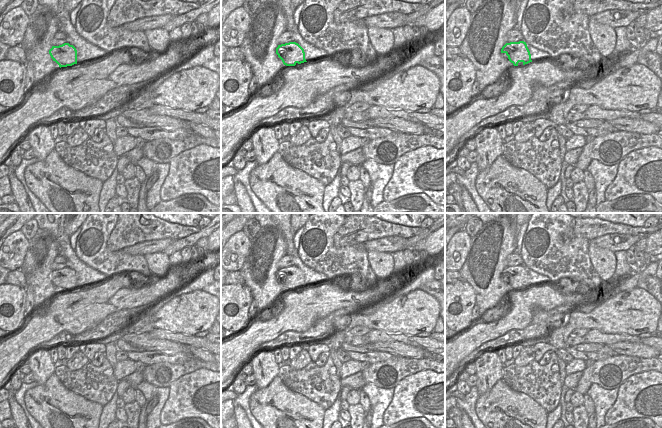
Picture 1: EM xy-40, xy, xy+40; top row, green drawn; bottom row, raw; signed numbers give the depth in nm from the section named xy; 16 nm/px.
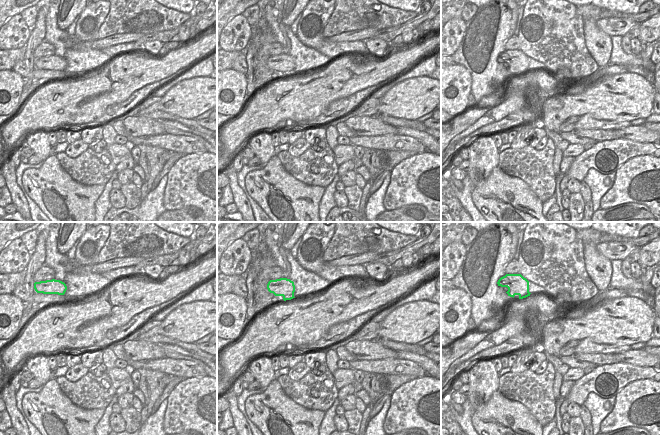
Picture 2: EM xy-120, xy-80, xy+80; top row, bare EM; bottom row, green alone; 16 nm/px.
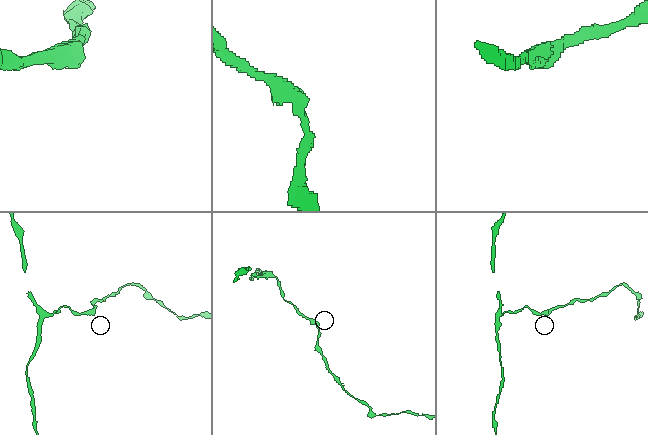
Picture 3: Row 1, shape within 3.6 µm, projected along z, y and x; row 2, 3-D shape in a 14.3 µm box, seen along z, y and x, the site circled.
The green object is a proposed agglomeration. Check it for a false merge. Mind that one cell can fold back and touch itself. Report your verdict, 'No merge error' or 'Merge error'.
No merge error.

